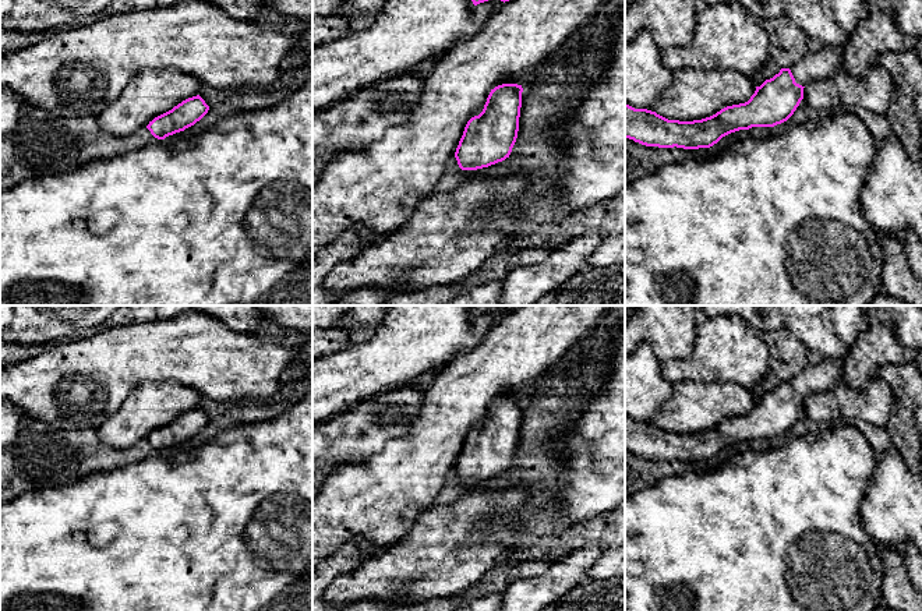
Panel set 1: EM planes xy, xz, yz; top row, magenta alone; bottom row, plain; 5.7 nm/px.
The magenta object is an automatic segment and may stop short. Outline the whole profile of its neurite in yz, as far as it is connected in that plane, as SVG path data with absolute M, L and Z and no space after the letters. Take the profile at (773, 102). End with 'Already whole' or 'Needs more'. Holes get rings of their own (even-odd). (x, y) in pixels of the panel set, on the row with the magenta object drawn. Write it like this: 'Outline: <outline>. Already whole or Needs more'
Outline: M838 46L813 47L791 68L781 68L756 86L748 102L727 106L710 117L693 121L668 120L656 112L625 103L625 138L646 146L710 148L731 133L787 121L803 99L805 85L830 78L838 70L842 70Z. Needs more

